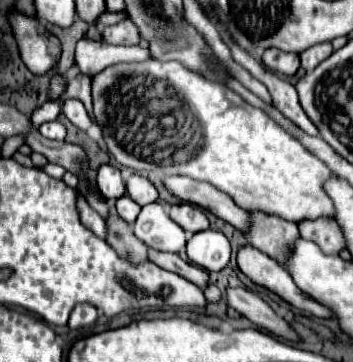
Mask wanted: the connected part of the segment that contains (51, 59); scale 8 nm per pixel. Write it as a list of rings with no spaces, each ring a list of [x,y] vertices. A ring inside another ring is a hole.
[[[11,10],[7,18],[27,68],[37,76],[49,72],[61,56],[61,42],[57,36],[53,36],[35,16]]]

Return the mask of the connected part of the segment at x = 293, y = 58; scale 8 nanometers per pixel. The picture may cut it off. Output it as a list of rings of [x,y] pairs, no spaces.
[[[269,48],[263,54],[263,64],[273,72],[279,72],[283,76],[293,76],[299,68],[299,54],[281,52],[279,48]]]

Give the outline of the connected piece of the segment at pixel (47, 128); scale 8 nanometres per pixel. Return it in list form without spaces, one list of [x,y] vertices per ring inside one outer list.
[[[57,120],[53,122],[45,122],[39,126],[39,132],[45,136],[45,138],[51,138],[51,140],[65,140],[65,126]]]

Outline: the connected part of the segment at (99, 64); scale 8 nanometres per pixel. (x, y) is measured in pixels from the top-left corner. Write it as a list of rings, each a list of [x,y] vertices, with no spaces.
[[[79,40],[75,48],[75,62],[81,70],[81,74],[95,76],[101,72],[105,66],[113,66],[117,62],[143,62],[150,58],[150,52],[147,48],[139,46],[109,46],[103,40]]]

